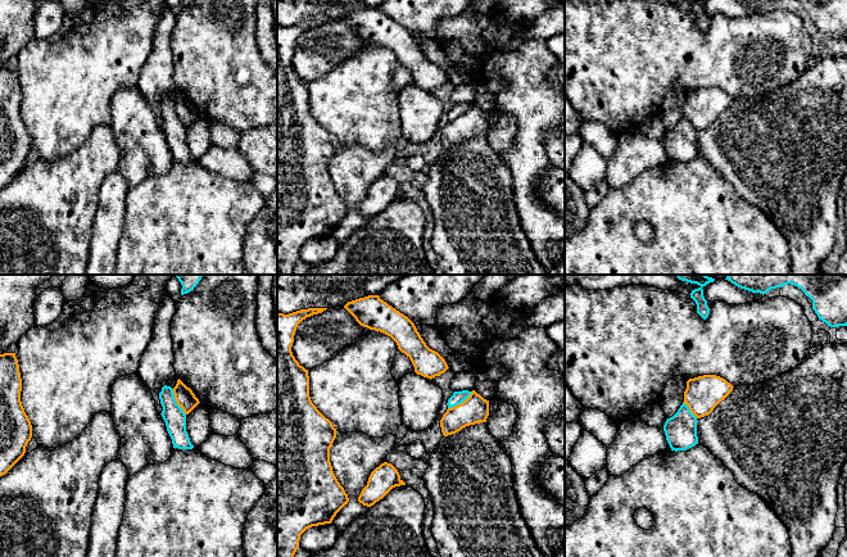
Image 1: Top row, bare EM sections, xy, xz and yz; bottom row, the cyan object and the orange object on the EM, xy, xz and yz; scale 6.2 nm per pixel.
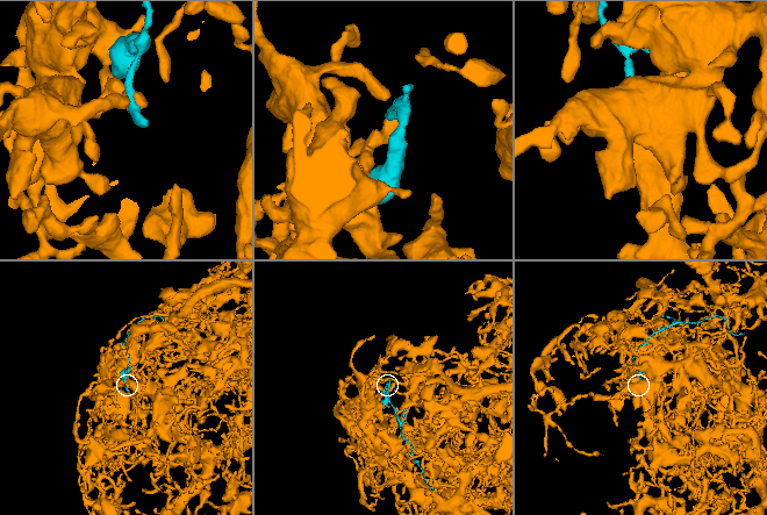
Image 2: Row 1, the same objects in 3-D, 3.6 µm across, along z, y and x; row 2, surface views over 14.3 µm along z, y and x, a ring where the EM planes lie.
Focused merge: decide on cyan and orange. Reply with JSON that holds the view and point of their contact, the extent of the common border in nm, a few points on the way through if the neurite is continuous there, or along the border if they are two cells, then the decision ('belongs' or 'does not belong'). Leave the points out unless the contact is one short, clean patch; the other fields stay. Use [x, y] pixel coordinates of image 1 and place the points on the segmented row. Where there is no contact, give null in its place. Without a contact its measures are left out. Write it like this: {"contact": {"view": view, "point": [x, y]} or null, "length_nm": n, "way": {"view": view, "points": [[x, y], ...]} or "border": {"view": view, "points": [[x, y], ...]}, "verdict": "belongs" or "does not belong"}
{"contact": {"view": "xy", "point": [176, 402]}, "length_nm": 190, "verdict": "does not belong"}

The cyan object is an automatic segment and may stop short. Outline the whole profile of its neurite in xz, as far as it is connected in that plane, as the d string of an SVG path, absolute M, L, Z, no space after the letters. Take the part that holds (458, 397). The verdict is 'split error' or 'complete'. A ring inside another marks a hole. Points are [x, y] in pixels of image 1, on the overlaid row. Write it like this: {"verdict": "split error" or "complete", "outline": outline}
{"verdict": "complete", "outline": "M462 390L462 391L454 391L453 395L448 399L448 408L456 407L465 402L470 397L471 391Z"}

